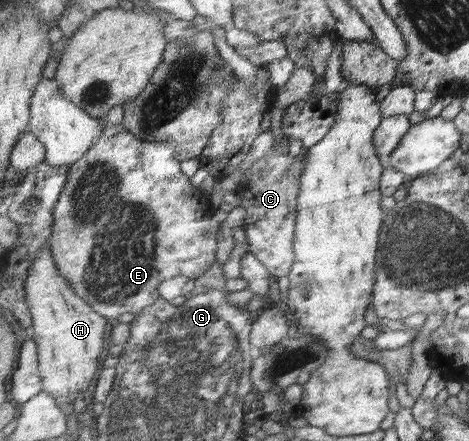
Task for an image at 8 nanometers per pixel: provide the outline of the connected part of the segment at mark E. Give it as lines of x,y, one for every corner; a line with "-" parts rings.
98,118
103,124
103,133
98,139
97,144
85,158
80,159
76,164
69,168
69,179
66,183
64,192
60,196
60,202
55,207
53,233
51,236
51,247
55,263
62,276
69,280
74,292
83,299
98,314
105,316
114,324
121,320
126,314
141,314
145,308
152,306
161,297
159,293
159,284
165,280
170,280
176,276
187,276
188,278
197,279
208,272
214,262
217,261
218,252
218,233
220,224
216,220
212,220
214,212
212,206
208,203
208,196
200,189
200,187
192,186
190,177
186,176
180,170
180,162
178,160
177,145
173,142
148,142
138,138
134,133
126,130
121,124
113,124
108,126
105,124
104,118

